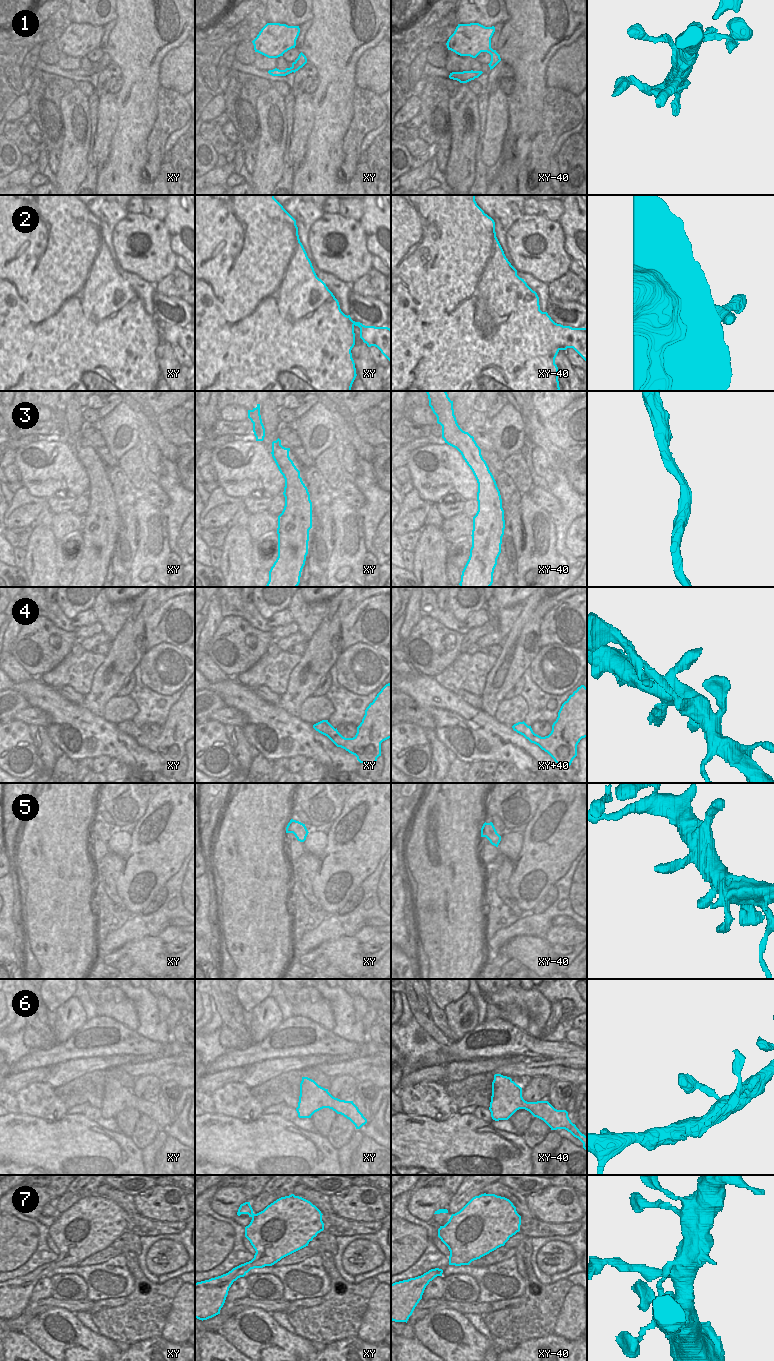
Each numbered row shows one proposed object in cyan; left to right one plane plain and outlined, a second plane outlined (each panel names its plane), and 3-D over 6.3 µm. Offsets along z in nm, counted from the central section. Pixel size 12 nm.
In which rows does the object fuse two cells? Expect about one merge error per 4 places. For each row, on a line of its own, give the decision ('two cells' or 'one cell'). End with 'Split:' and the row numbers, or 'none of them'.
1: one cell
2: one cell
3: one cell
4: two cells
5: one cell
6: one cell
7: one cell
Split: 4

